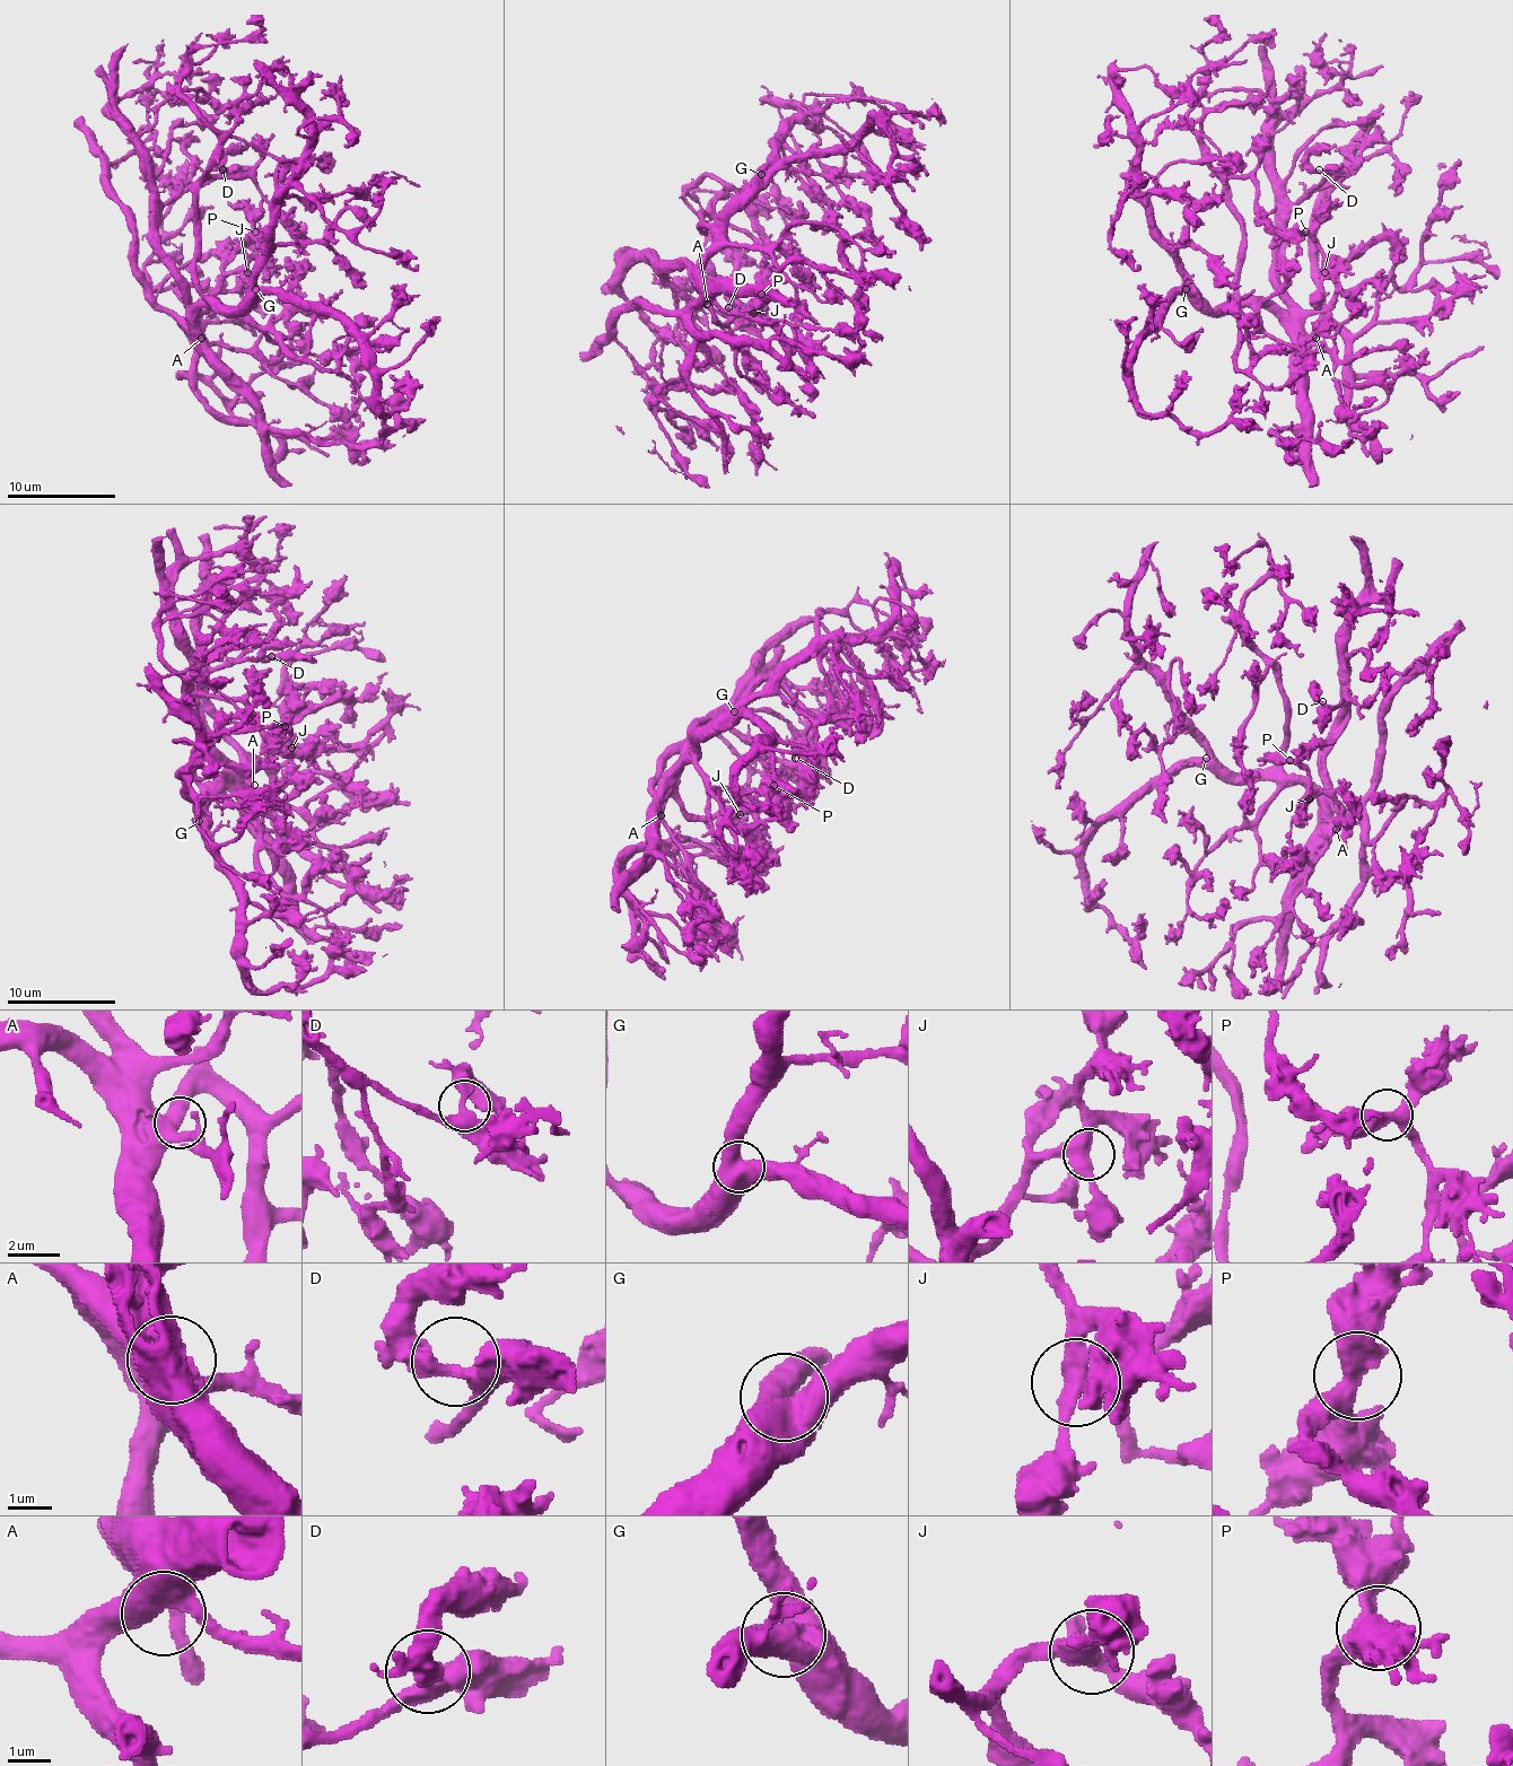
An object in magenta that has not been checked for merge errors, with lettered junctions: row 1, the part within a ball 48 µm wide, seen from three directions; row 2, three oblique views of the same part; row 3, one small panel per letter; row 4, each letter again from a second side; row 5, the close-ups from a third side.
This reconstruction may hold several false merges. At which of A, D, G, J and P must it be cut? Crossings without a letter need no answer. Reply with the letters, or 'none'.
none

